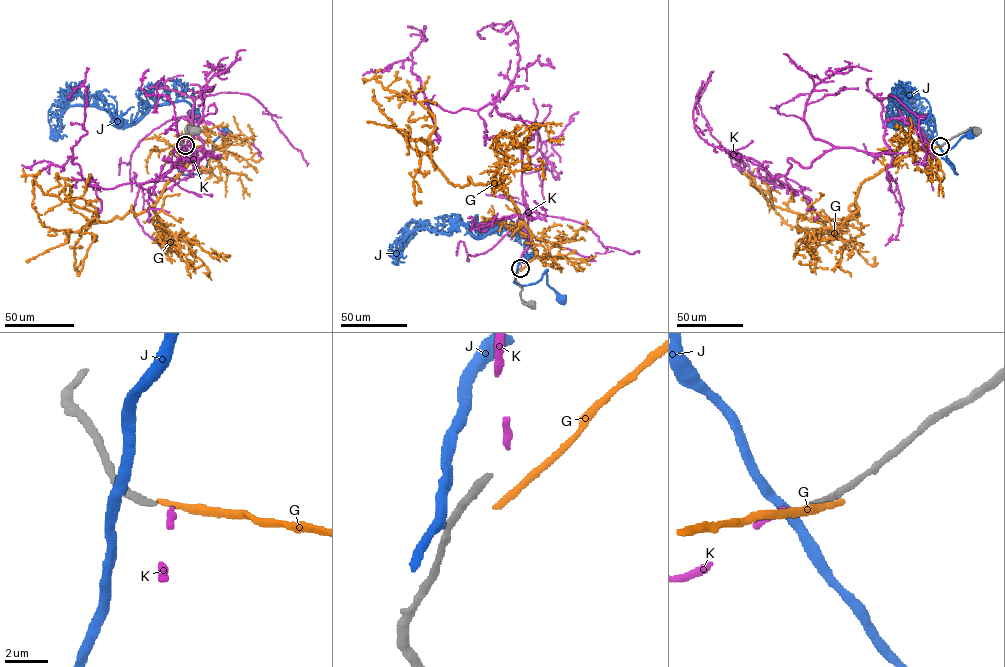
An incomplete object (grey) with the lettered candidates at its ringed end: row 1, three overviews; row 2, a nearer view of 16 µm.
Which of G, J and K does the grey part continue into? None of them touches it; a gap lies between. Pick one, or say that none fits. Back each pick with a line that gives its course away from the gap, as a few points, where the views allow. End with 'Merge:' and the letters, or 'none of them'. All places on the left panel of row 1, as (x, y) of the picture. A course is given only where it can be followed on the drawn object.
K: it runs (185, 145), (197, 168), (185, 158), (146, 182), (87, 183), (72, 156), (87, 132), (86, 67)
Merge: K

